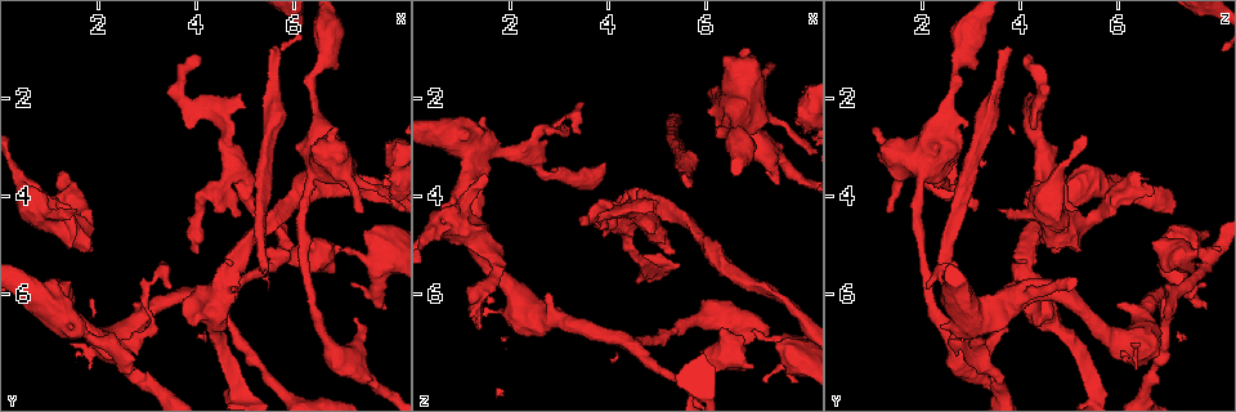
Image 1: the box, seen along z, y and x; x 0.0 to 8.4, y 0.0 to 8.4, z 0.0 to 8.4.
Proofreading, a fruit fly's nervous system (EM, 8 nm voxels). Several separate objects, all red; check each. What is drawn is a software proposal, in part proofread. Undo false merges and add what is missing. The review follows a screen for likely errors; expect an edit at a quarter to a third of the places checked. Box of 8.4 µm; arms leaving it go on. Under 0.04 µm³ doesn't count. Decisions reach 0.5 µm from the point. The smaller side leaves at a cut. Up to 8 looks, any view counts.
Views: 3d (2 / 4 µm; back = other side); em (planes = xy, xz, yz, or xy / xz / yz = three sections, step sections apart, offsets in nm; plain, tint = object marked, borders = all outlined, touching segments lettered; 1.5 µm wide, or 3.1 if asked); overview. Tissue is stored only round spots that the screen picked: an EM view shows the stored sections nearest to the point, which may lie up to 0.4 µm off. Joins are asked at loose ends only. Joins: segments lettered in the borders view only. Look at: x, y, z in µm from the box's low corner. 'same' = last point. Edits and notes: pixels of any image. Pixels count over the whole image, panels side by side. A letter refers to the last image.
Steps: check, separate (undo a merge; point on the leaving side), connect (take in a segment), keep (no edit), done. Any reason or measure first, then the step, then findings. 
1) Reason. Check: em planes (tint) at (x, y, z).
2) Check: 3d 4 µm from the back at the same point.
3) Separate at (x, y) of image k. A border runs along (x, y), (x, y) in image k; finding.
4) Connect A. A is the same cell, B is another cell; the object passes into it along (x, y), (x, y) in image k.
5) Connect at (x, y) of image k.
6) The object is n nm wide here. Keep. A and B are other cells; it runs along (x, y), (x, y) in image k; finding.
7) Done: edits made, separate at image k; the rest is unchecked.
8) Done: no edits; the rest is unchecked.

Branch stops here. Check: em planes (borders) at (1.35, 3.90, 6.70).

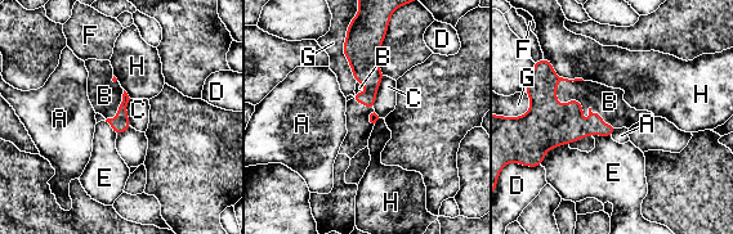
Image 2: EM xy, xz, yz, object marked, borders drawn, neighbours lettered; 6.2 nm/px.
Connect B. B is the same cell, A, C, D, E, F, G and H are other cells; the object passes into it along (541, 129), (580, 121), (609, 102) in image 2; it goes on there.

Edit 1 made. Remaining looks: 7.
Check: overview.

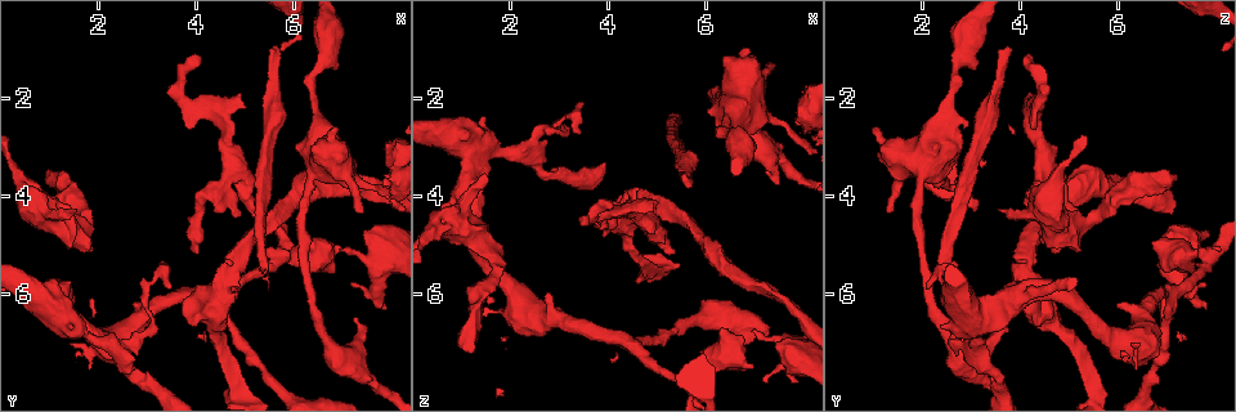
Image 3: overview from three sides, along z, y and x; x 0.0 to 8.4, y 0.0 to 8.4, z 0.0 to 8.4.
Thick end. Check: em planes (borders) at (2.75, 6.15, 5.95).

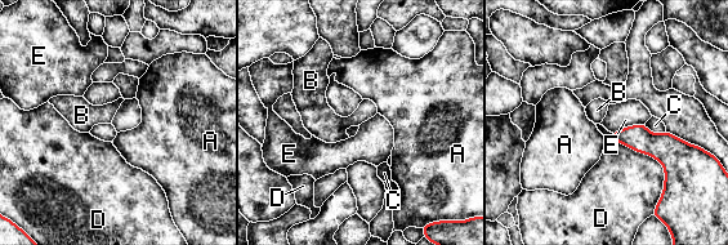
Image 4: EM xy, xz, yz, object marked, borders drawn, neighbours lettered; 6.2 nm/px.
The longest contact is with D, 460 nm. Keep. A, B, C, D and E are other cells; none of them fits.

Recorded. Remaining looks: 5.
Free end. Check: 3d 2 µm at (5.65, 0.95, 3.85).

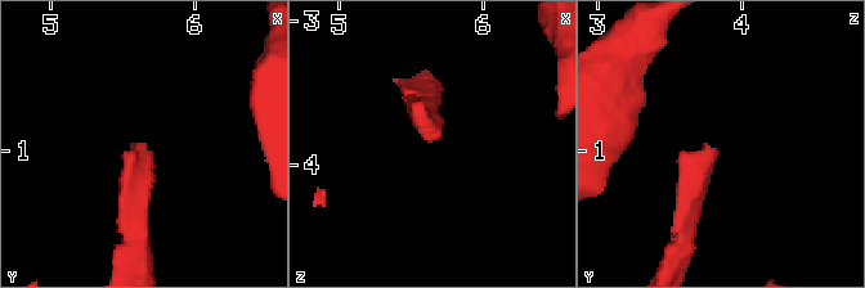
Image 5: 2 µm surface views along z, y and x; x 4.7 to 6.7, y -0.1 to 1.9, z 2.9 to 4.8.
Check: em xz step 8 (tint) at (5.64, 0.98, 3.80).

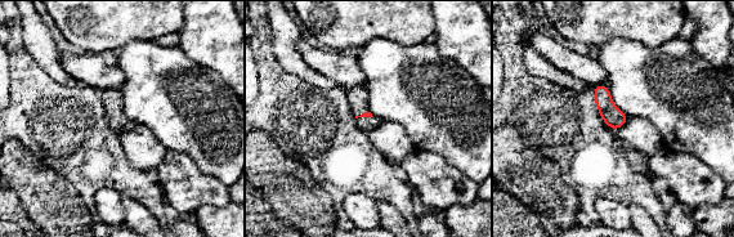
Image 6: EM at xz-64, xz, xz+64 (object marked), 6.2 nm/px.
Another direction. Check: em planes (borders) at the same point.

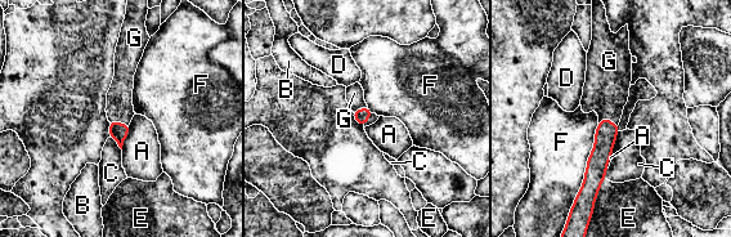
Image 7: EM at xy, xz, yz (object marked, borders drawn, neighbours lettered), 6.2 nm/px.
Connect G. G is the same cell, A, B, C, D, E and F are other cells; the object passes into it along (606, 132), (606, 117), (608, 77) in image 7; it goes on there.

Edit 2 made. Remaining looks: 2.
Done: edits made, connect at image 2, connect at image 7; the rest is unchecked.

